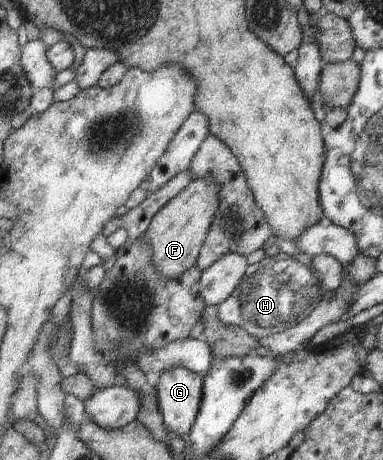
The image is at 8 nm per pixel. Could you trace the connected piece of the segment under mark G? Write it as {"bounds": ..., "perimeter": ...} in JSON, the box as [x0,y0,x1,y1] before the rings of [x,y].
{"bounds":[155,366,202,440],"perimeter":[[[180,366],[170,368],[170,370],[160,372],[155,389],[158,395],[158,412],[162,416],[162,422],[167,430],[179,434],[184,440],[198,412],[198,404],[202,395],[201,377]]]}

